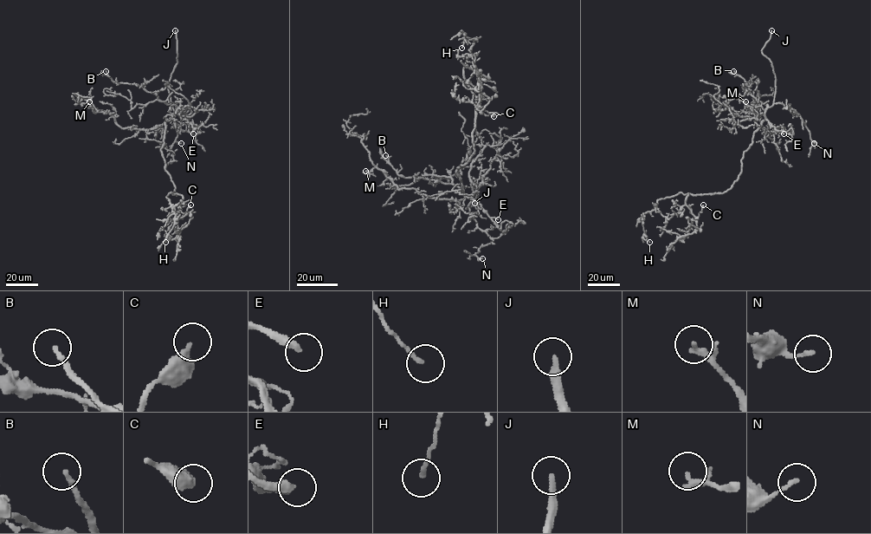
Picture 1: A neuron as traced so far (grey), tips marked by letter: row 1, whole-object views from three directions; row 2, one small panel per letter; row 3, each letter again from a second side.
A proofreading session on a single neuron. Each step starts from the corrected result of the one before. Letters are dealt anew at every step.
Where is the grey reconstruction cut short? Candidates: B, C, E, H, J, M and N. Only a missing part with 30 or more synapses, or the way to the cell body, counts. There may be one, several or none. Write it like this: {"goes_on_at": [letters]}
{"goes_on_at": ["B", "E", "J"]}

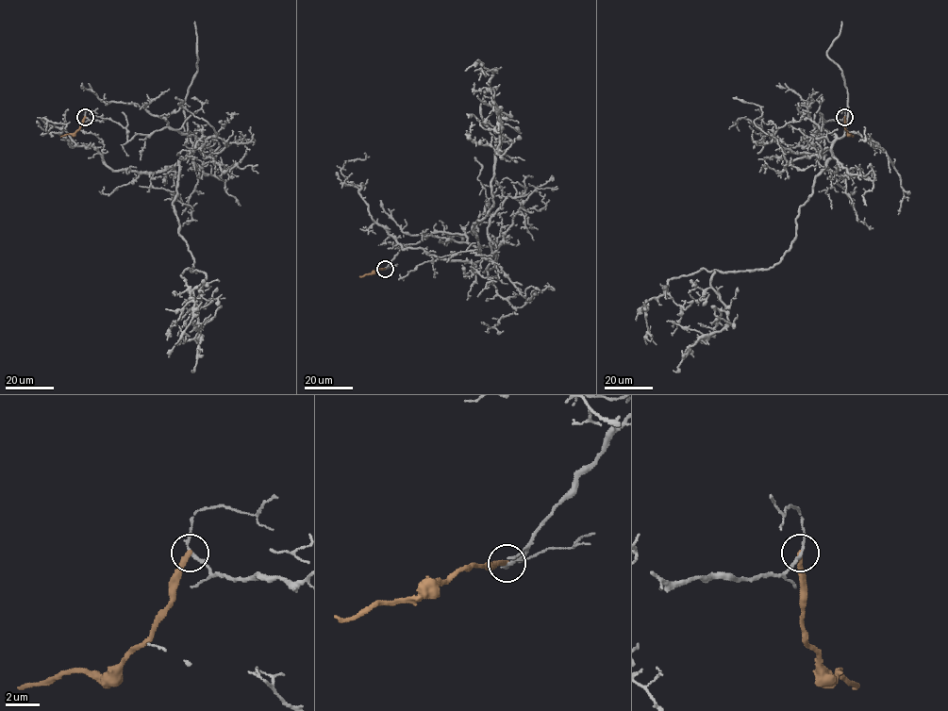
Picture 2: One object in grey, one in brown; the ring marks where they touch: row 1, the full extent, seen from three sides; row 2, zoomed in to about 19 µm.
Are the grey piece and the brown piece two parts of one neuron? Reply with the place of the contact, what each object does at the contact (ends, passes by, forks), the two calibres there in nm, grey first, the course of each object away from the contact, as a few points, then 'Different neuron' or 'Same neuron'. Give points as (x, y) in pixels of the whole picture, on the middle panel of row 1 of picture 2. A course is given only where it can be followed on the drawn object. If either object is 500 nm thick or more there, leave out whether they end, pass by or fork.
Place: (385, 269). At the ring grey passes by. At the ring brown ends. Thickness 180 nm (grey) against 320 nm. Course of grey: (385, 269), (426, 236), (492, 256), (472, 229), (493, 205), (505, 137), (497, 153), (490, 97). Course of brown: (385, 269), (359, 275). Different neuron

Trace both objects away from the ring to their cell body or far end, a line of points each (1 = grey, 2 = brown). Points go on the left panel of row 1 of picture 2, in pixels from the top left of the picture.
1: (85, 117), (120, 124), (128, 140), (170, 127), (192, 144), (173, 202), (191, 269), (206, 274), (191, 371)
2: (85, 117), (74, 132), (60, 136)

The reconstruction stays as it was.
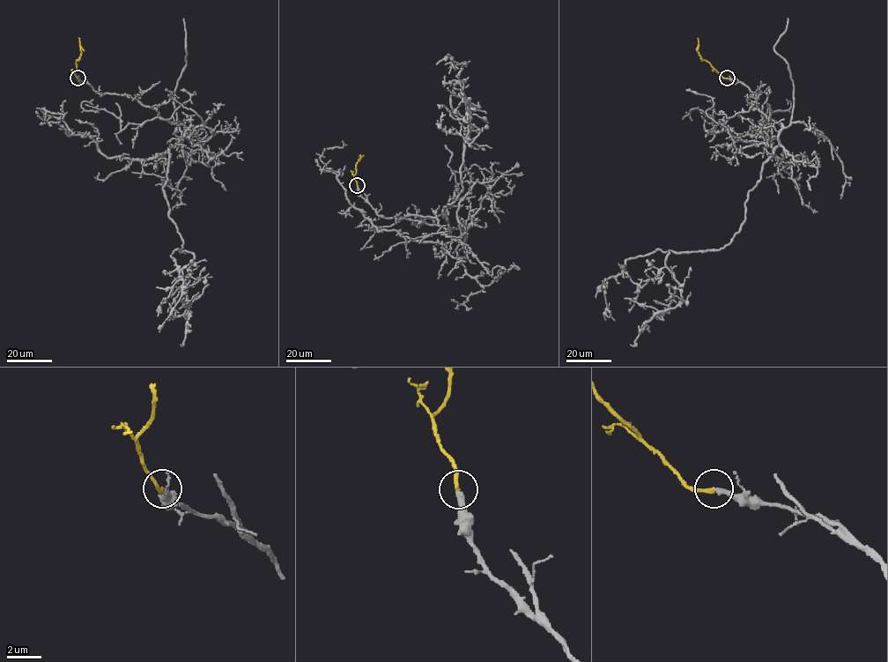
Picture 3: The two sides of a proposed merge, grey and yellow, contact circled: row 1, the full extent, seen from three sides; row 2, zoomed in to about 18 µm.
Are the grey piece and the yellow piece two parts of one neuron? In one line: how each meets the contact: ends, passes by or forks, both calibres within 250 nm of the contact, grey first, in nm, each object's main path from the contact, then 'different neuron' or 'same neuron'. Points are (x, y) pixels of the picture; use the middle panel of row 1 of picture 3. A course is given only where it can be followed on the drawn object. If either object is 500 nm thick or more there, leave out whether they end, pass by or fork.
grey ends; yellow ends; calibres 320 and 240 nm; course grey (357, 185), (379, 215), (433, 217), (458, 241), (442, 209), (462, 189), (473, 126), (466, 141), (460, 89); course yellow (357, 185), (354, 174), (360, 158), (358, 156); same neuron

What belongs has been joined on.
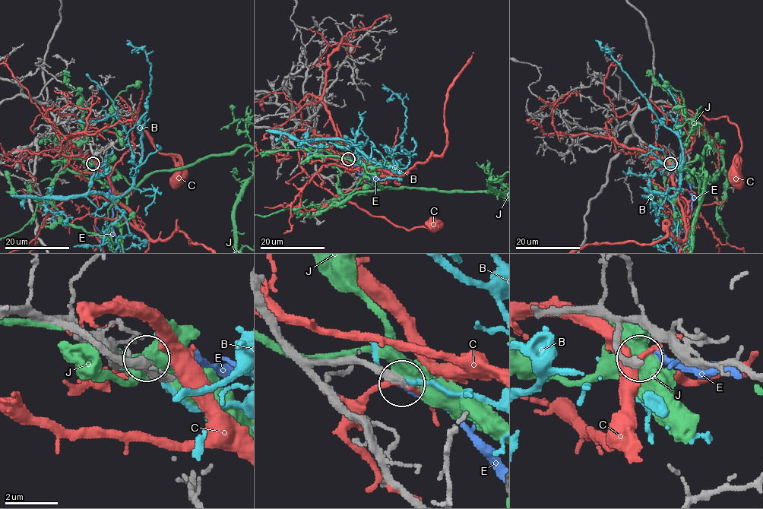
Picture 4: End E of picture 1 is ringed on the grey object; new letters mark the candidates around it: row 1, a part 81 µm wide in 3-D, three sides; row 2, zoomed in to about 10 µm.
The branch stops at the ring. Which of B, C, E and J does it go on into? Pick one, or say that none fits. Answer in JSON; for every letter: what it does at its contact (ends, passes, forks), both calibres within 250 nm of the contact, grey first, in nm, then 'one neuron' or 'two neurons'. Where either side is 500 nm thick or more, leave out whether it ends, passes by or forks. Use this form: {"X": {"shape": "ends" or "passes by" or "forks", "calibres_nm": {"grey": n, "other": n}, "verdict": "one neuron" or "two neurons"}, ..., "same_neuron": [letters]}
{"B": {"shape": "forks", "calibres_nm": {"grey": 420, "other": 150}, "verdict": "two neurons"}, "C": {"shape": "passes by", "calibres_nm": {"grey": 400, "other": 220}, "verdict": "two neurons"}, "E": {"shape": "ends", "calibres_nm": {"grey": 400, "other": 260}, "verdict": "one neuron"}, "J": {"calibres_nm": {"grey": 400, "other": 600}, "verdict": "two neurons"}, "same_neuron": ["E"]}

